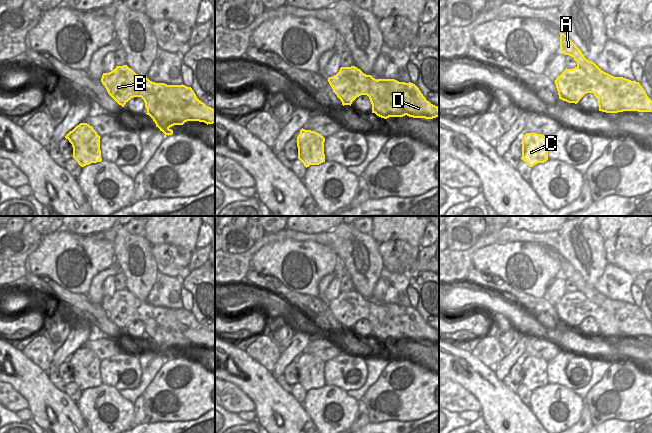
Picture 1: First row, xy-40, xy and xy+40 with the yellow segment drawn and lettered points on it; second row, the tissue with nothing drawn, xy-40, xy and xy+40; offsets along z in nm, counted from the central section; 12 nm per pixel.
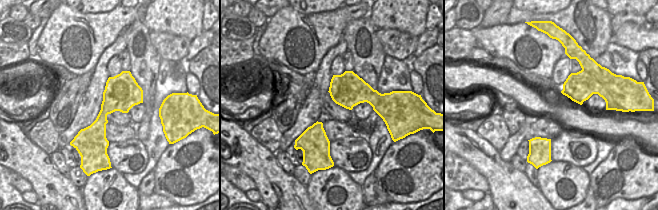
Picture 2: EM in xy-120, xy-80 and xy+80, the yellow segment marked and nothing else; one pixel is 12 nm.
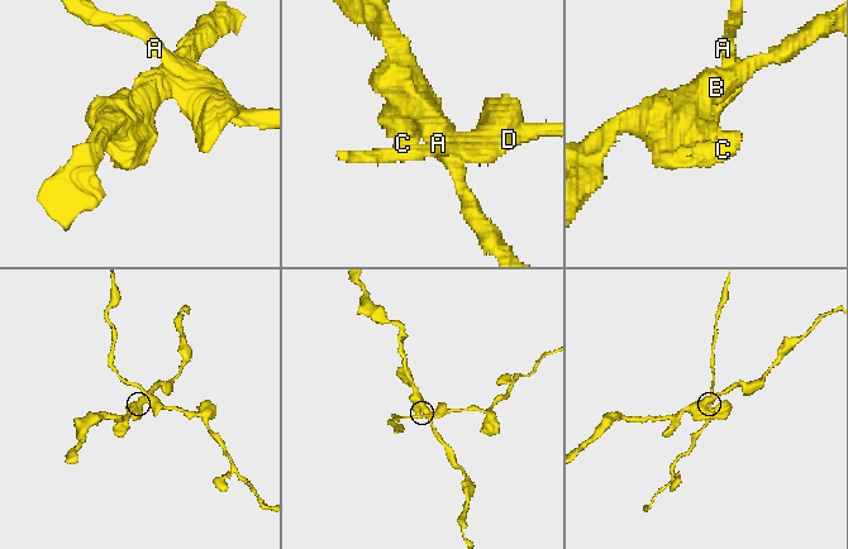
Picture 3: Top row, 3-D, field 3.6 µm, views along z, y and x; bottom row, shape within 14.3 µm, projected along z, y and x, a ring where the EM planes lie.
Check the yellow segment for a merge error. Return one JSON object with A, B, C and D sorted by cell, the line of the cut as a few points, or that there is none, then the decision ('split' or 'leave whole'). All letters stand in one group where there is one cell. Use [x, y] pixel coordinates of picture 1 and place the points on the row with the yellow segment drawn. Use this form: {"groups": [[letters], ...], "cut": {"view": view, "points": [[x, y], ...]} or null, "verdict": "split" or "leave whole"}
{"groups": [["A", "D"], ["B", "C"]], "cut": {"view": "xy+40", "points": [[577, 65], [597, 81], [592, 87], [593, 92]]}, "verdict": "split"}

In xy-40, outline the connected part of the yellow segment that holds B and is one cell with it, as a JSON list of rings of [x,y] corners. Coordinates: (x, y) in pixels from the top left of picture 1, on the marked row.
[[[127,65],[116,66],[113,71],[103,73],[101,82],[108,94],[122,107],[134,97],[141,97],[145,106],[148,105],[143,87],[153,82],[139,76]]]

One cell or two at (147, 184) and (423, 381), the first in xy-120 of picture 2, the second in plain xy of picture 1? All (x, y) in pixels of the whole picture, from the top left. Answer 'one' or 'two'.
two

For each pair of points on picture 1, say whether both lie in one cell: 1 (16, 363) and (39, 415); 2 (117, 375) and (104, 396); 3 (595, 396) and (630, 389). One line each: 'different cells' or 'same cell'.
1: same cell
2: different cells
3: same cell

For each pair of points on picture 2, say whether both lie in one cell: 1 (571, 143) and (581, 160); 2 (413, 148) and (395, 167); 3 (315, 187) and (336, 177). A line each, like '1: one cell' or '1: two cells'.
1: one cell
2: one cell
3: one cell

